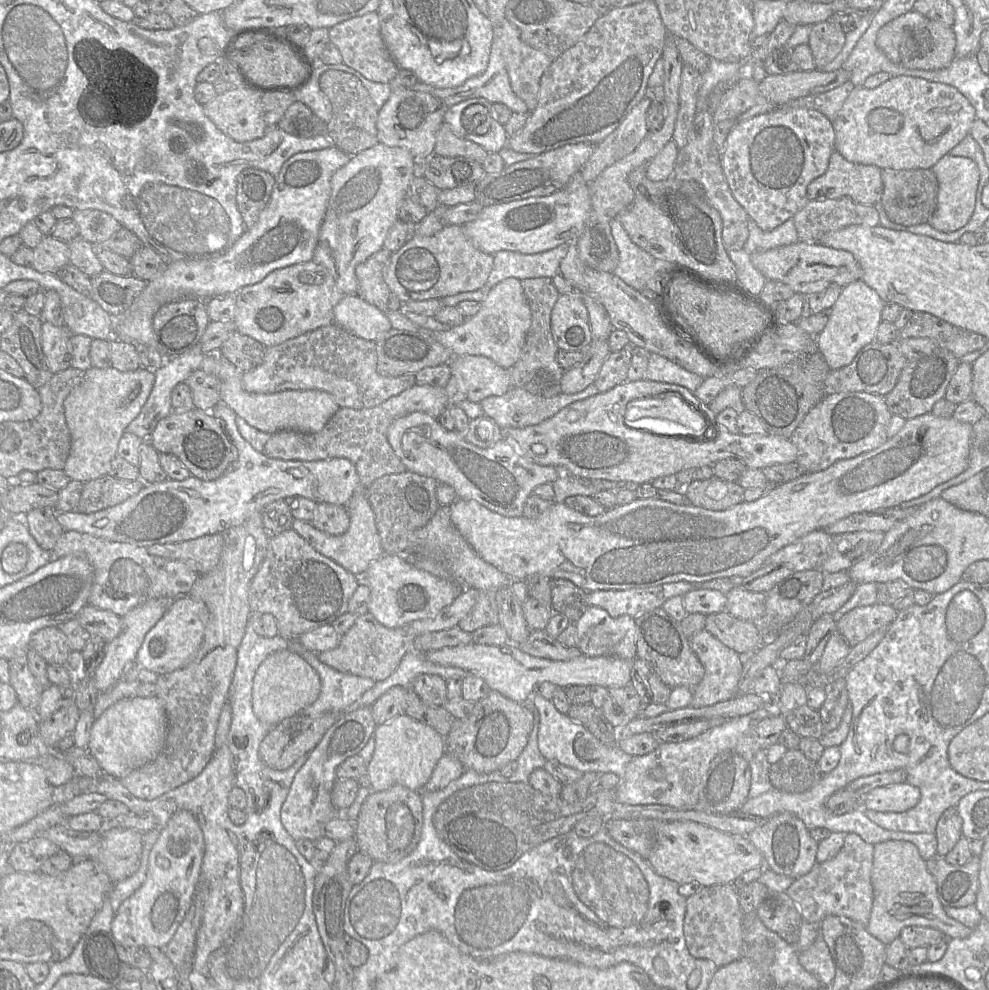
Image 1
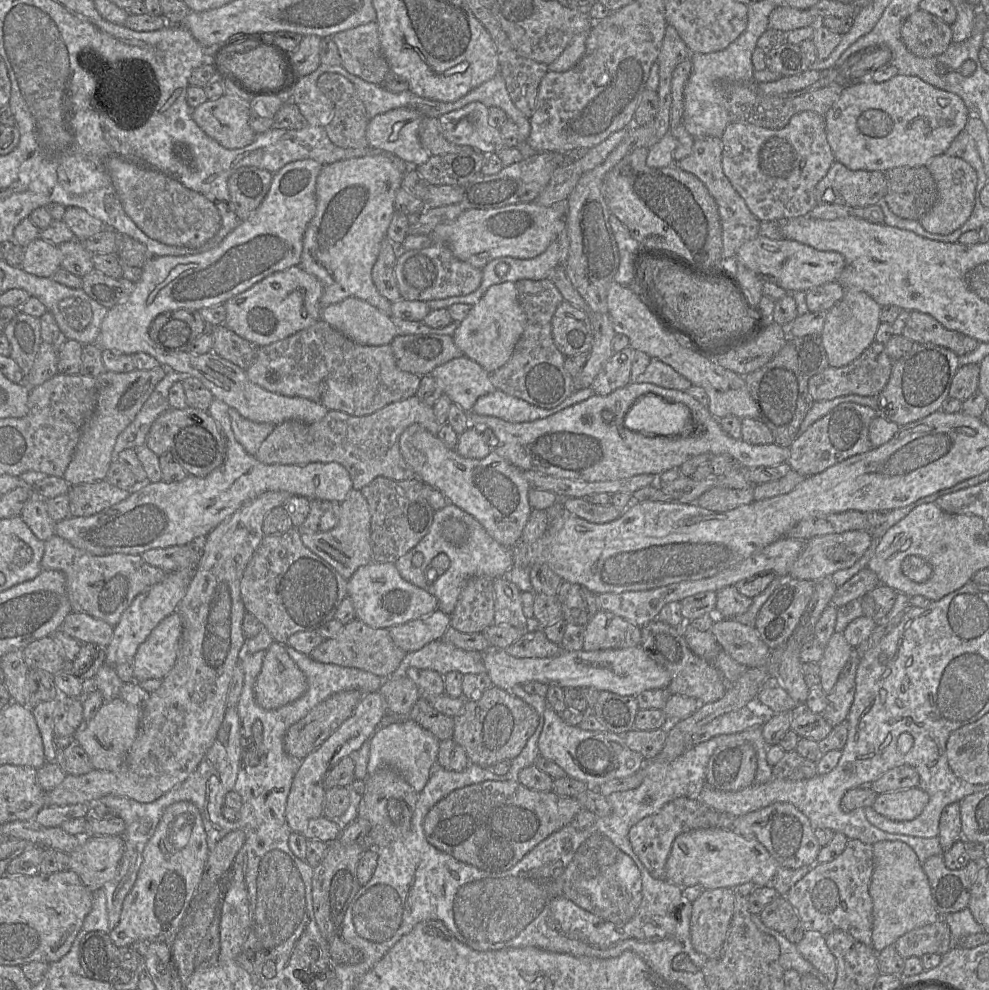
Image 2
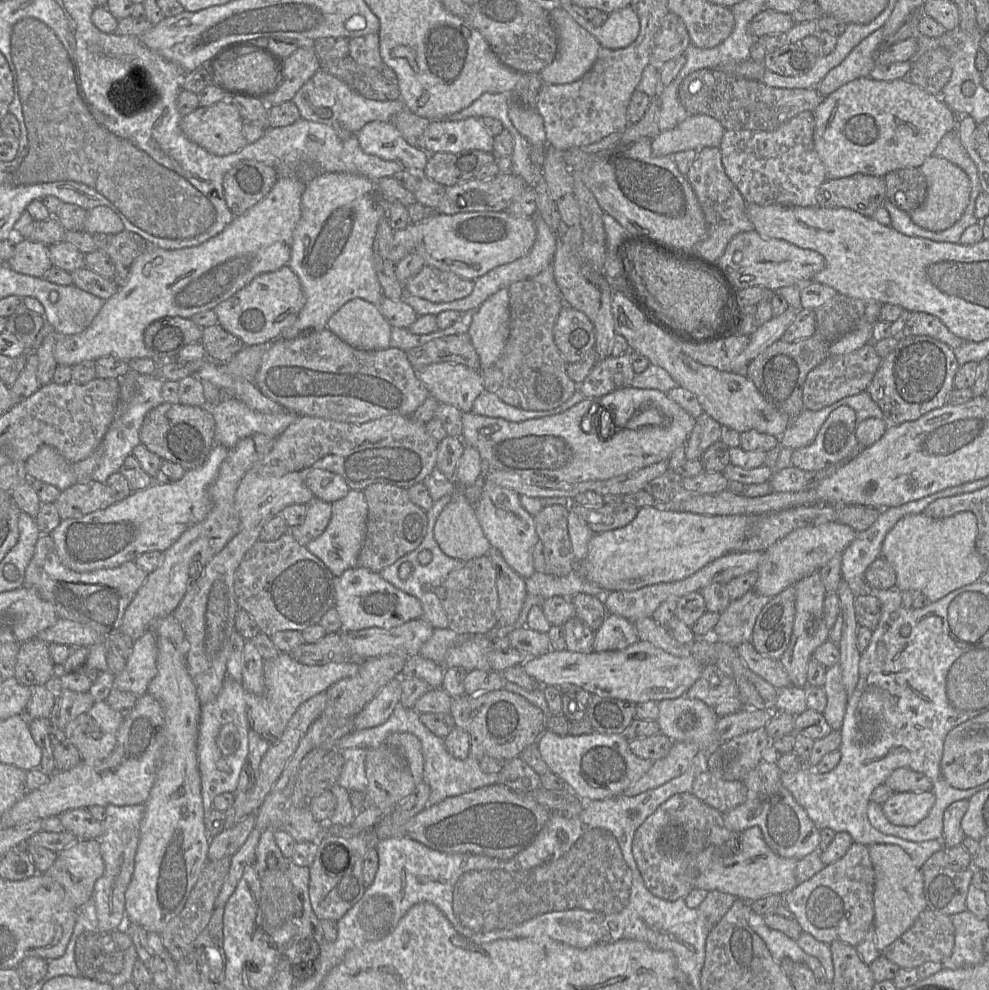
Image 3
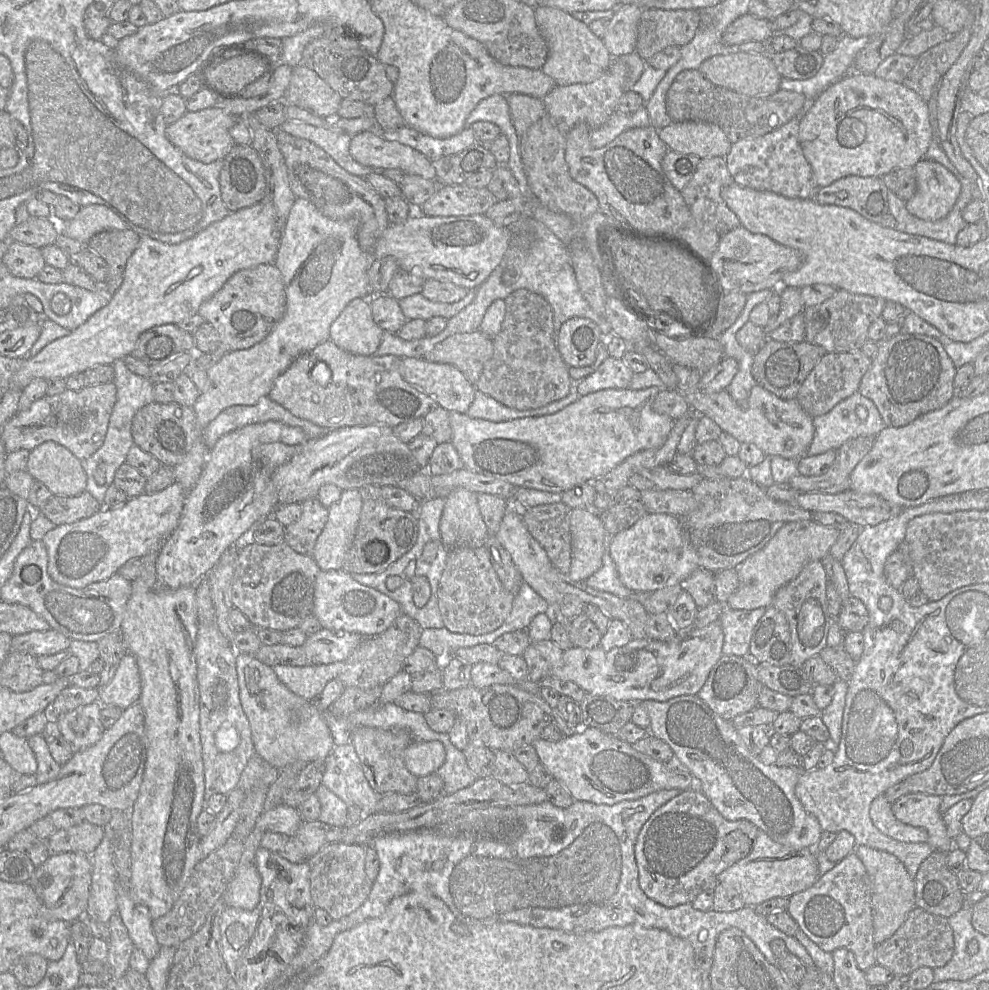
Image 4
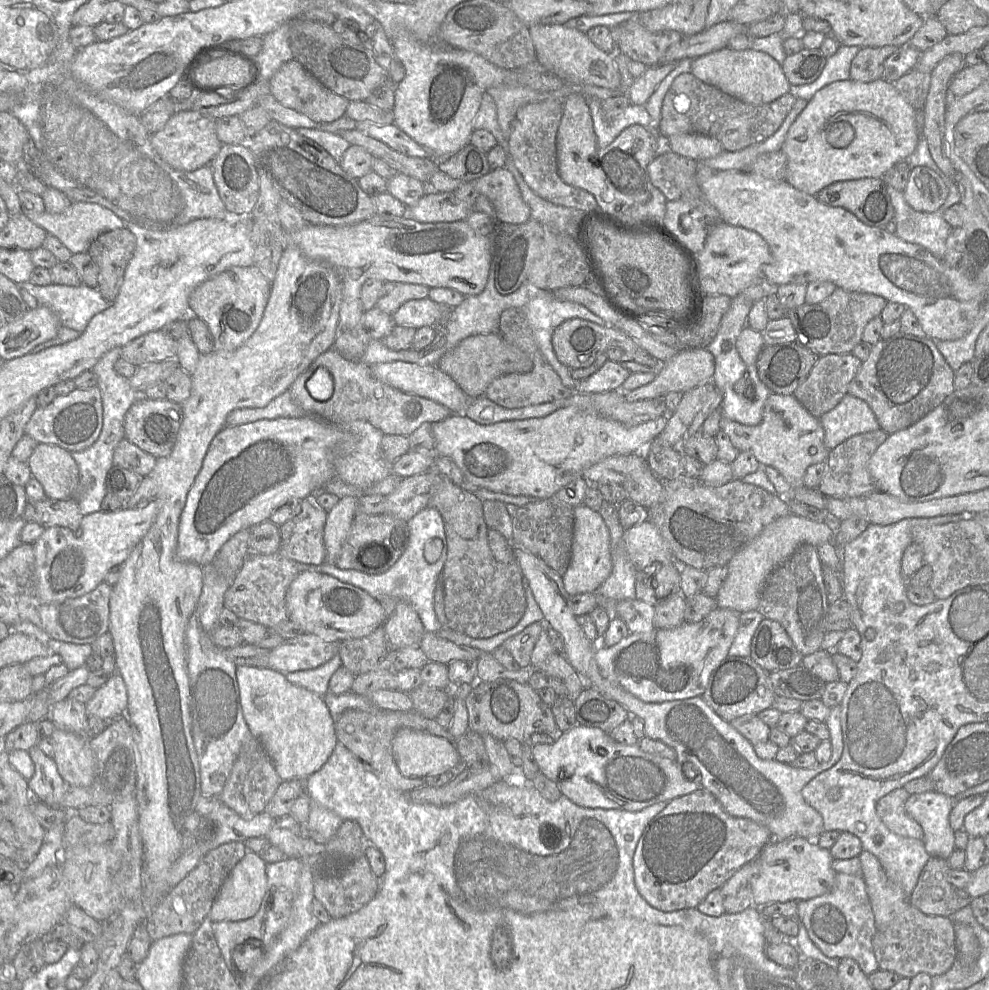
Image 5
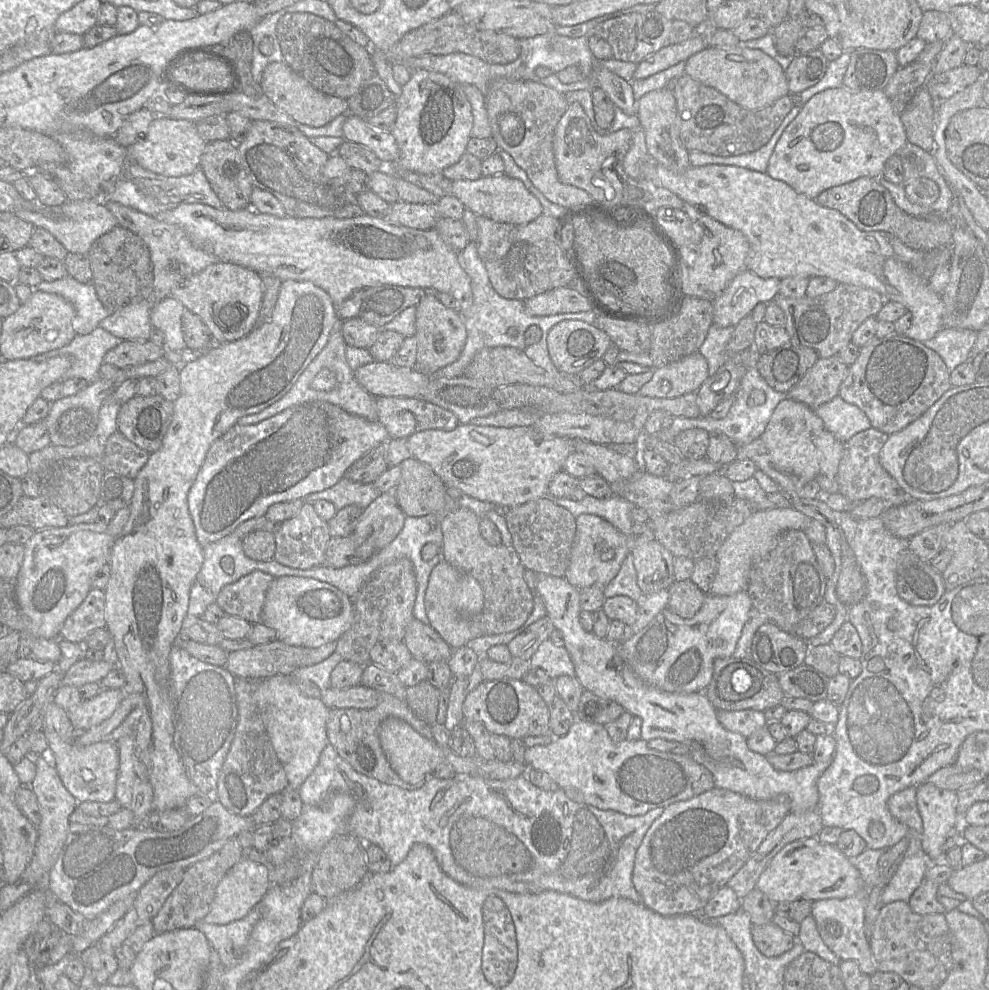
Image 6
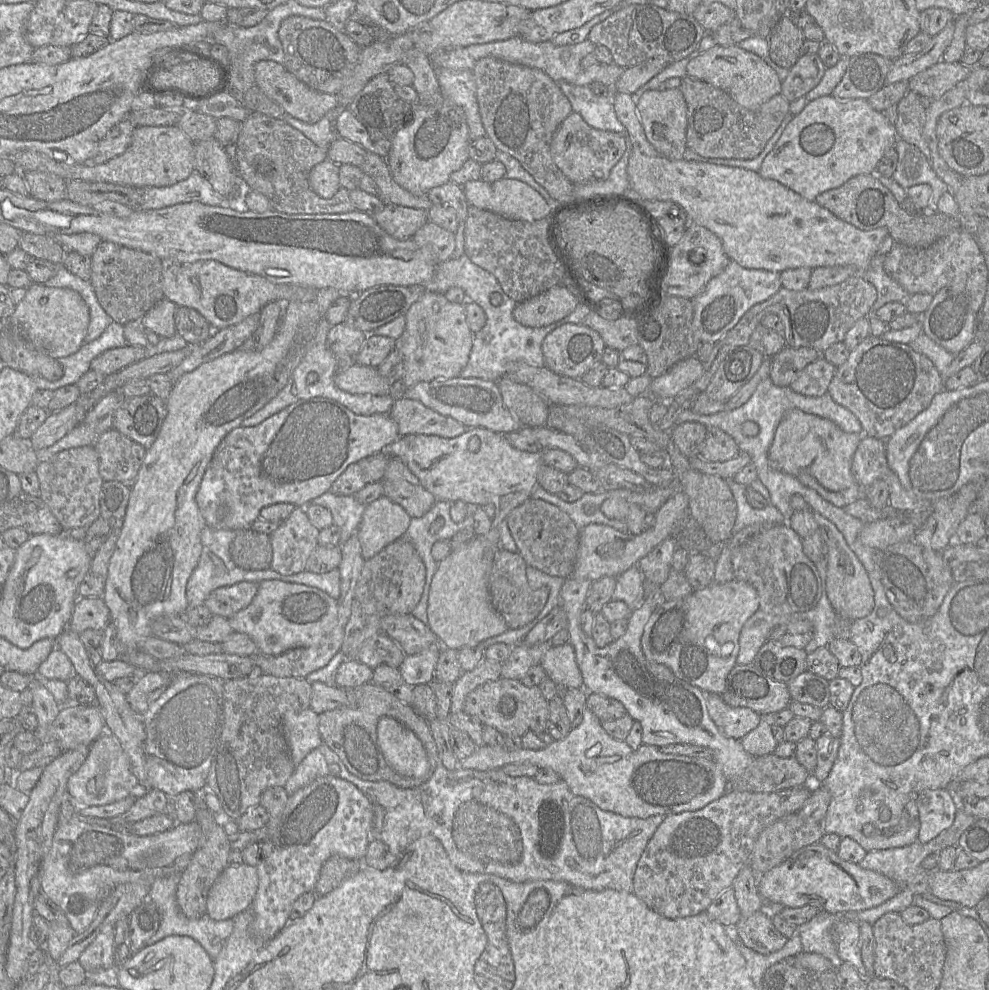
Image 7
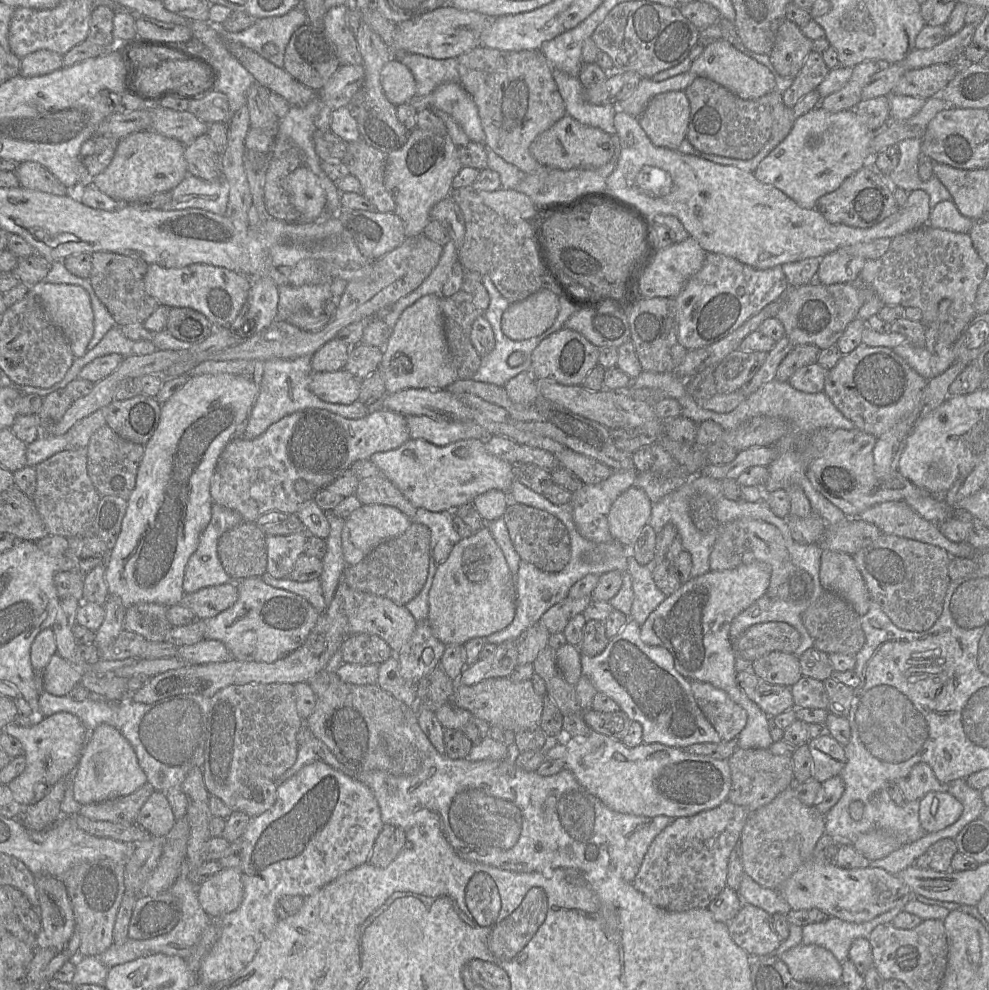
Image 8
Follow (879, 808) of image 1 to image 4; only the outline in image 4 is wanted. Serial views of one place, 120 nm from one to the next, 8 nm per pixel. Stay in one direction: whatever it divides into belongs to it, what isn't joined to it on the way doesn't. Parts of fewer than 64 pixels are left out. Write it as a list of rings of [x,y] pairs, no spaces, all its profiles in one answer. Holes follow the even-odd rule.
[[[908,793],[891,805],[894,816],[901,822],[924,828],[928,833],[927,843],[934,849],[949,852],[954,841],[948,836],[939,810],[942,798],[924,793]]]

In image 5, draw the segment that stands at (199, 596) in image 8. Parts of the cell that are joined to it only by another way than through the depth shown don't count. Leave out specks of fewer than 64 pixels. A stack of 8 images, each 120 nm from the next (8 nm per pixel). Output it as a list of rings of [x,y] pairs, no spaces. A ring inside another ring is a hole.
[[[279,552],[269,555],[249,554],[224,596],[224,606],[239,619],[248,620],[268,629],[288,619],[286,593],[292,581],[301,573],[298,562]]]

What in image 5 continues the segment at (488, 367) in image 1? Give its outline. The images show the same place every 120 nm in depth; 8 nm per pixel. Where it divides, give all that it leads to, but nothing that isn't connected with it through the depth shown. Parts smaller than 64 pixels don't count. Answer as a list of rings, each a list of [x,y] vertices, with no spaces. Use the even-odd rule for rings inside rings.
[[[393,361],[371,366],[374,376],[405,393],[415,394],[447,407],[453,414],[463,414],[470,398],[459,385],[438,366],[421,366],[415,363]]]

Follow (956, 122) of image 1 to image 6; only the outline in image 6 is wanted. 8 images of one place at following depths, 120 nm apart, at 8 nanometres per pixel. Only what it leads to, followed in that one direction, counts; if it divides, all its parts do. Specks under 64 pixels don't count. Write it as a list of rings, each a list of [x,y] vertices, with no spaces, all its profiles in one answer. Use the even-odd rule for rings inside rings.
[[[843,86],[837,88],[826,89],[813,95],[807,103],[805,103],[796,116],[796,118],[786,127],[778,140],[775,149],[769,159],[766,173],[773,179],[785,182],[797,193],[804,194],[810,199],[816,199],[823,191],[852,182],[861,177],[870,177],[878,179],[882,177],[884,166],[886,161],[893,155],[897,154],[898,150],[906,143],[907,135],[905,127],[901,121],[900,115],[897,114],[892,107],[892,100],[886,96],[883,90],[864,90],[864,91],[852,91]]]

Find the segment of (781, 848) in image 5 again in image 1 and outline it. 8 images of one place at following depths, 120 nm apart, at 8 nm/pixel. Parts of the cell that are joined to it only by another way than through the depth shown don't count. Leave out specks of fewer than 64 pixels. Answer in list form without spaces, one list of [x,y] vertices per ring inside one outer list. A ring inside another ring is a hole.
[[[664,822],[658,826],[654,847],[646,860],[657,875],[672,880],[679,886],[691,882],[696,882],[701,887],[732,884],[746,871],[758,867],[764,869],[764,858],[749,839],[695,822]]]

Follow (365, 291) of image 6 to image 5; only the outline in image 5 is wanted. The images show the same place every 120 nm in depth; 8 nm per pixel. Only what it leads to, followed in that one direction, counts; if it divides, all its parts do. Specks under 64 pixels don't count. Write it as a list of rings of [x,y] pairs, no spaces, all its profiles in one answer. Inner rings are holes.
[[[384,282],[375,307],[393,315],[402,304],[409,300],[428,298],[429,289],[422,284]]]

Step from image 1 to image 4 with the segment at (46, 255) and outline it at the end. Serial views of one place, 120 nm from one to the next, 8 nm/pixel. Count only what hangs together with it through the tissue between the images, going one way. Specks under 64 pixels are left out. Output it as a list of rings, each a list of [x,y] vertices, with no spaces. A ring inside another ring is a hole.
[[[8,241],[8,250],[1,261],[11,275],[26,279],[36,278],[46,265],[41,249],[13,241]]]

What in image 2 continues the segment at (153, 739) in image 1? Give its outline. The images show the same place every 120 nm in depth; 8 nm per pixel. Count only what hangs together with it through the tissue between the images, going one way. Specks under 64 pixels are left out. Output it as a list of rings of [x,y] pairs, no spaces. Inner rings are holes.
[[[116,697],[104,703],[96,715],[76,731],[74,738],[89,756],[95,770],[116,771],[120,768],[137,737],[141,716],[142,707]]]

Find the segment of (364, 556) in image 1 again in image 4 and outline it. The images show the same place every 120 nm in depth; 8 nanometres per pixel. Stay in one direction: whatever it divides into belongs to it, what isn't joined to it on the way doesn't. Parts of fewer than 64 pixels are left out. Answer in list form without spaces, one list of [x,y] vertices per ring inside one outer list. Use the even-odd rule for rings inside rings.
[[[358,489],[342,491],[341,498],[328,508],[328,520],[318,536],[312,558],[320,570],[340,570],[348,552],[363,505]]]

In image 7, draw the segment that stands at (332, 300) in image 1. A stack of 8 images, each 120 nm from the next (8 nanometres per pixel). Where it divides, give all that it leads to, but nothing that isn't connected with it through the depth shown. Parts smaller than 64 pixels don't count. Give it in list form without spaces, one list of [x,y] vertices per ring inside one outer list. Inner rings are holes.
[[[200,260],[191,264],[177,261],[162,263],[164,298],[178,307],[193,308],[210,323],[214,330],[235,325],[258,313],[269,302],[316,301],[319,289],[301,285],[274,284],[267,279],[222,264],[216,260]]]

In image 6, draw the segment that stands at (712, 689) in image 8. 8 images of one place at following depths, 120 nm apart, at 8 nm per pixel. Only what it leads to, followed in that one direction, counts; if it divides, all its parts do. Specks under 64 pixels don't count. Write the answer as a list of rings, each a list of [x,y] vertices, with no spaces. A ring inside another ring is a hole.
[[[717,710],[717,718],[725,729],[739,733],[746,738],[768,726],[763,711],[758,710]]]

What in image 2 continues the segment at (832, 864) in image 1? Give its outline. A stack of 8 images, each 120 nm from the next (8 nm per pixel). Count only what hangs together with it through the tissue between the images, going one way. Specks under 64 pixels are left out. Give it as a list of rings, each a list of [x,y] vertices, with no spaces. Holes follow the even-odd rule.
[[[849,839],[838,857],[830,862],[815,863],[785,897],[795,908],[805,931],[818,931],[825,936],[839,929],[872,947],[873,901],[869,885],[873,871],[873,846]]]

